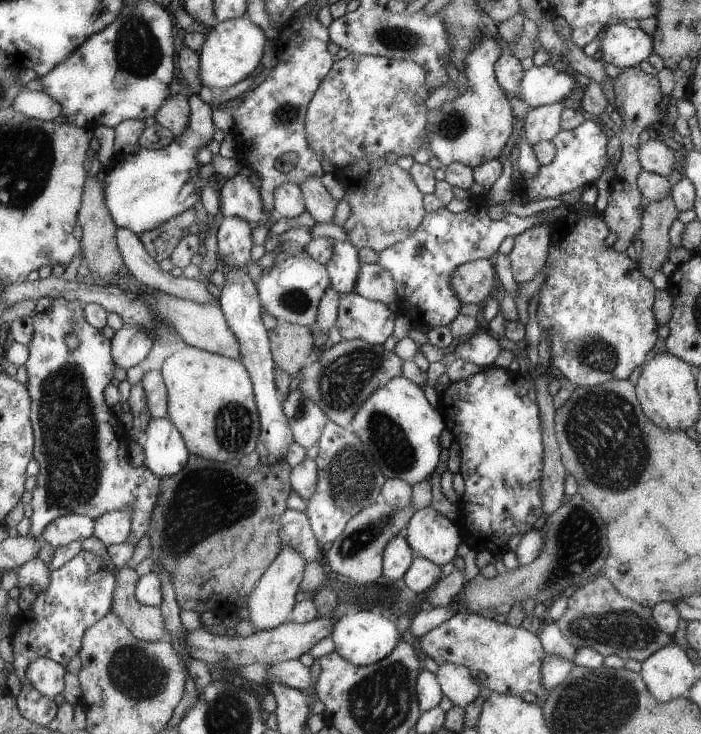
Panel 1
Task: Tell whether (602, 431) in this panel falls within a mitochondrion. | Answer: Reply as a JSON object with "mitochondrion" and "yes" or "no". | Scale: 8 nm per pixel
{"mitochondrion":"yes"}

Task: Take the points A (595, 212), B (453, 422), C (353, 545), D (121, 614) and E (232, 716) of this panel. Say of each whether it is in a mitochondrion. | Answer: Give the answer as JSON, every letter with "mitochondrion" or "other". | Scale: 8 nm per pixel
{"A":"other","B":"other","C":"mitochondrion","D":"other","E":"mitochondrion"}

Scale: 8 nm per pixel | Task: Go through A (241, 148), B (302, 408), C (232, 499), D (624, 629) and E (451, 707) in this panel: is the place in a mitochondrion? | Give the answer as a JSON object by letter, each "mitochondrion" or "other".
{"A":"other","B":"mitochondrion","C":"mitochondrion","D":"mitochondrion","E":"other"}

